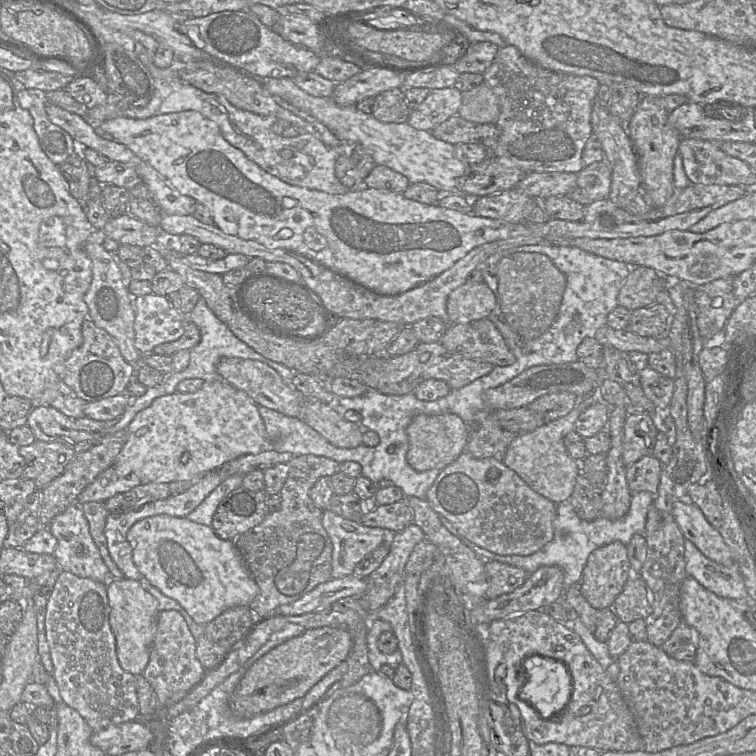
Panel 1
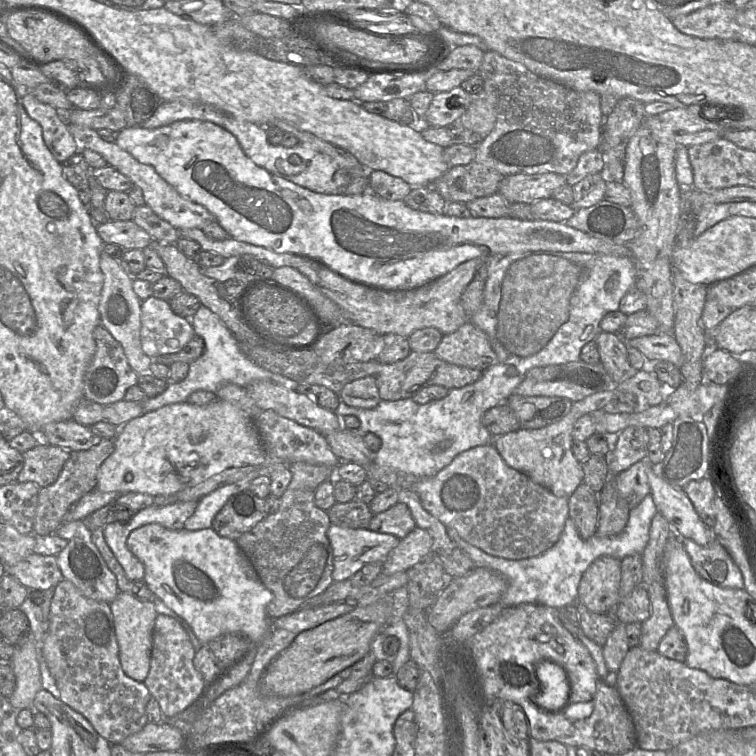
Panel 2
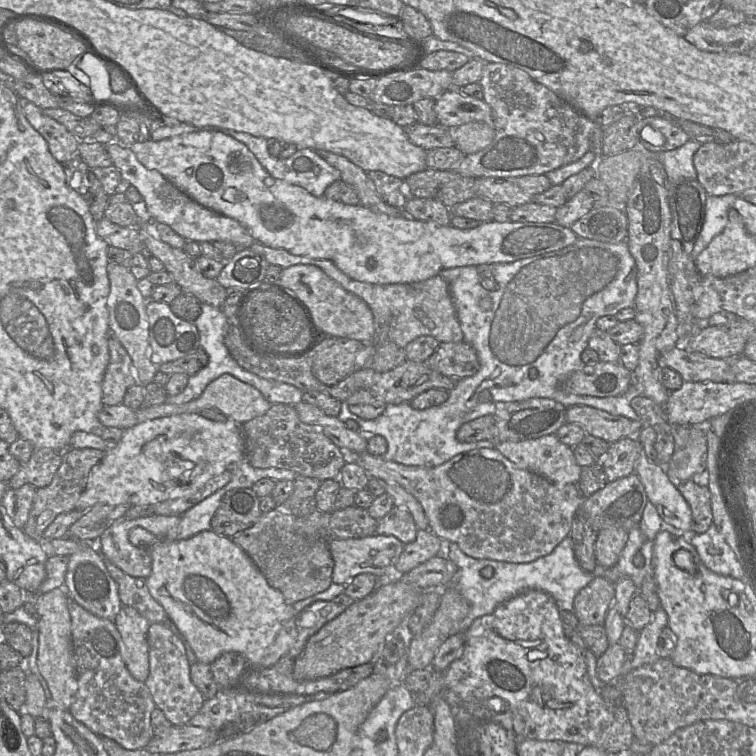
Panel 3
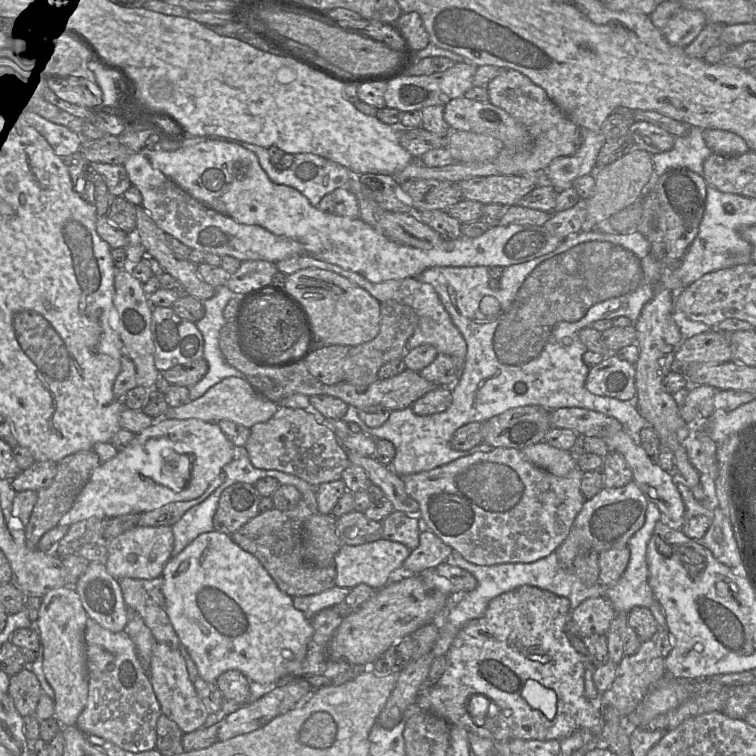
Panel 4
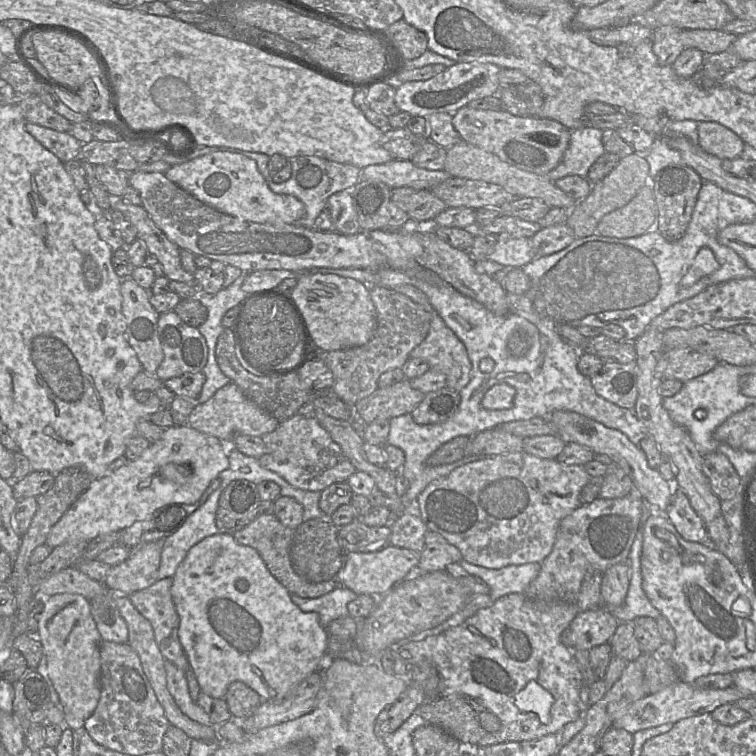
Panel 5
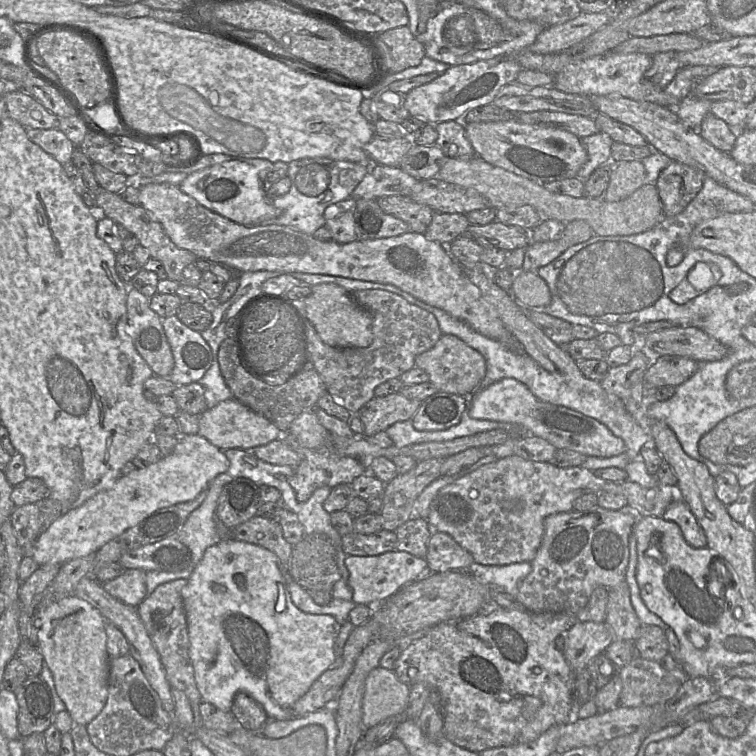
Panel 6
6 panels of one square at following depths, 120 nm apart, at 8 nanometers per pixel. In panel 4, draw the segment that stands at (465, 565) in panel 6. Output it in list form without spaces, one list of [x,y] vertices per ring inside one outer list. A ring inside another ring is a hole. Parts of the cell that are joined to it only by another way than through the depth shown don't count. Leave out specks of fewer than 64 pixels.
[[[424,527],[419,534],[419,545],[410,551],[402,565],[414,574],[419,574],[425,569],[435,569],[446,561],[452,551],[453,549],[449,545]]]

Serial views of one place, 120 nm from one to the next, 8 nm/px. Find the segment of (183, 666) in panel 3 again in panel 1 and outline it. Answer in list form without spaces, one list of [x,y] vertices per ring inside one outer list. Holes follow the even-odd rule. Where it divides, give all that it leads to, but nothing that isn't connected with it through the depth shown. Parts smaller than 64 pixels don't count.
[[[178,611],[159,612],[149,662],[142,675],[155,690],[160,708],[167,708],[181,700],[207,672],[196,656],[196,642],[185,619]]]

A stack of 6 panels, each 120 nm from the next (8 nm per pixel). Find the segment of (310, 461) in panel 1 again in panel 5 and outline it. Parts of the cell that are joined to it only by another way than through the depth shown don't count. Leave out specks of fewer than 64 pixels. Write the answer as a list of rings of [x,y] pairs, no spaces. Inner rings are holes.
[[[274,514],[258,515],[252,522],[232,535],[235,540],[258,551],[271,574],[289,591],[303,598],[317,598],[327,594],[337,586],[337,579],[323,582],[309,582],[303,579],[293,567],[290,546],[294,530],[284,526]]]

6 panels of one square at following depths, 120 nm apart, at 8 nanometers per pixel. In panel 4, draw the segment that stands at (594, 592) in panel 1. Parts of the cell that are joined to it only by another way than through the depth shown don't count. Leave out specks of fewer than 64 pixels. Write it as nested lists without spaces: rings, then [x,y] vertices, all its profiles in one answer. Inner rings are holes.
[[[590,597],[571,611],[570,619],[577,624],[581,637],[606,635],[616,614],[609,599]]]

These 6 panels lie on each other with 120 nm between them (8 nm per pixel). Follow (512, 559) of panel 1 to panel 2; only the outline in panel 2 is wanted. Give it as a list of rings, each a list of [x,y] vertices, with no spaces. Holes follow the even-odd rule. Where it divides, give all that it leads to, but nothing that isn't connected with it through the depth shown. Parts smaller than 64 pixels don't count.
[[[648,494],[636,507],[630,509],[628,522],[619,534],[608,537],[594,534],[587,539],[580,537],[574,522],[567,518],[553,546],[537,556],[521,560],[509,560],[489,555],[467,543],[454,529],[446,527],[446,531],[451,541],[471,558],[475,567],[490,569],[506,579],[507,589],[499,600],[504,608],[520,604],[539,604],[559,608],[576,604],[580,579],[596,558],[607,555],[622,560],[631,554],[642,554],[649,540],[651,521],[656,513],[653,498],[651,494]]]

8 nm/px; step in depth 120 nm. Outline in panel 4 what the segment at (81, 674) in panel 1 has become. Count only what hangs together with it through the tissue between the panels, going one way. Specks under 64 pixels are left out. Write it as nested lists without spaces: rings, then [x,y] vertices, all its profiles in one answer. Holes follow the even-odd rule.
[[[89,618],[85,629],[88,699],[76,726],[118,747],[138,753],[156,748],[156,724],[162,714],[159,701],[136,648],[125,630],[111,632]]]

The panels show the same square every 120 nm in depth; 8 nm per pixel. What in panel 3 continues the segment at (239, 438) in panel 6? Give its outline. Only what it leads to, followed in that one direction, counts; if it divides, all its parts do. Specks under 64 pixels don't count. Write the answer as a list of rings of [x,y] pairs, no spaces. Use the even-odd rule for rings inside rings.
[[[223,374],[212,381],[204,392],[195,400],[185,404],[160,404],[151,407],[141,407],[136,412],[139,422],[152,420],[161,417],[168,417],[179,414],[199,413],[202,410],[215,408],[223,413],[228,419],[238,424],[244,424],[253,418],[264,415],[271,407],[271,403],[254,387],[240,381],[230,374]]]

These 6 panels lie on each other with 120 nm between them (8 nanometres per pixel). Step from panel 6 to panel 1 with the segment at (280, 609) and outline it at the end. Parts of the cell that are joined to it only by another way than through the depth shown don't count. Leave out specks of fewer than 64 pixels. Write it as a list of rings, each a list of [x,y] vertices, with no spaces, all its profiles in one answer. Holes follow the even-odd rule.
[[[155,515],[133,524],[127,532],[127,541],[139,572],[163,594],[175,599],[196,623],[203,626],[231,607],[249,606],[259,592],[234,541],[219,538],[212,526],[195,523],[187,517]]]

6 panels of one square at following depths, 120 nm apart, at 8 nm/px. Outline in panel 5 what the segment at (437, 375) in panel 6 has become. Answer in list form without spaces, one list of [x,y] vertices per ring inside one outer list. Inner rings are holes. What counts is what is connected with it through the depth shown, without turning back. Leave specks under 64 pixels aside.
[[[412,284],[393,287],[397,292],[406,295],[415,303],[421,305],[431,314],[431,324],[426,338],[410,353],[410,357],[422,358],[429,363],[430,368],[446,375],[446,387],[460,392],[471,379],[471,361],[467,349],[461,339],[446,325],[441,316],[431,305],[427,295]]]

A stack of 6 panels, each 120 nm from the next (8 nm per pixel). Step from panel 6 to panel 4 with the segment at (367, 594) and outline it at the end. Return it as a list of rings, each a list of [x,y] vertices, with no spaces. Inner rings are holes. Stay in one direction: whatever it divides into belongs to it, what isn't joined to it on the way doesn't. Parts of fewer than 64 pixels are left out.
[[[384,538],[360,545],[342,544],[334,556],[335,584],[351,589],[364,583],[378,590],[388,583],[390,573],[402,566],[410,551],[404,544]]]

